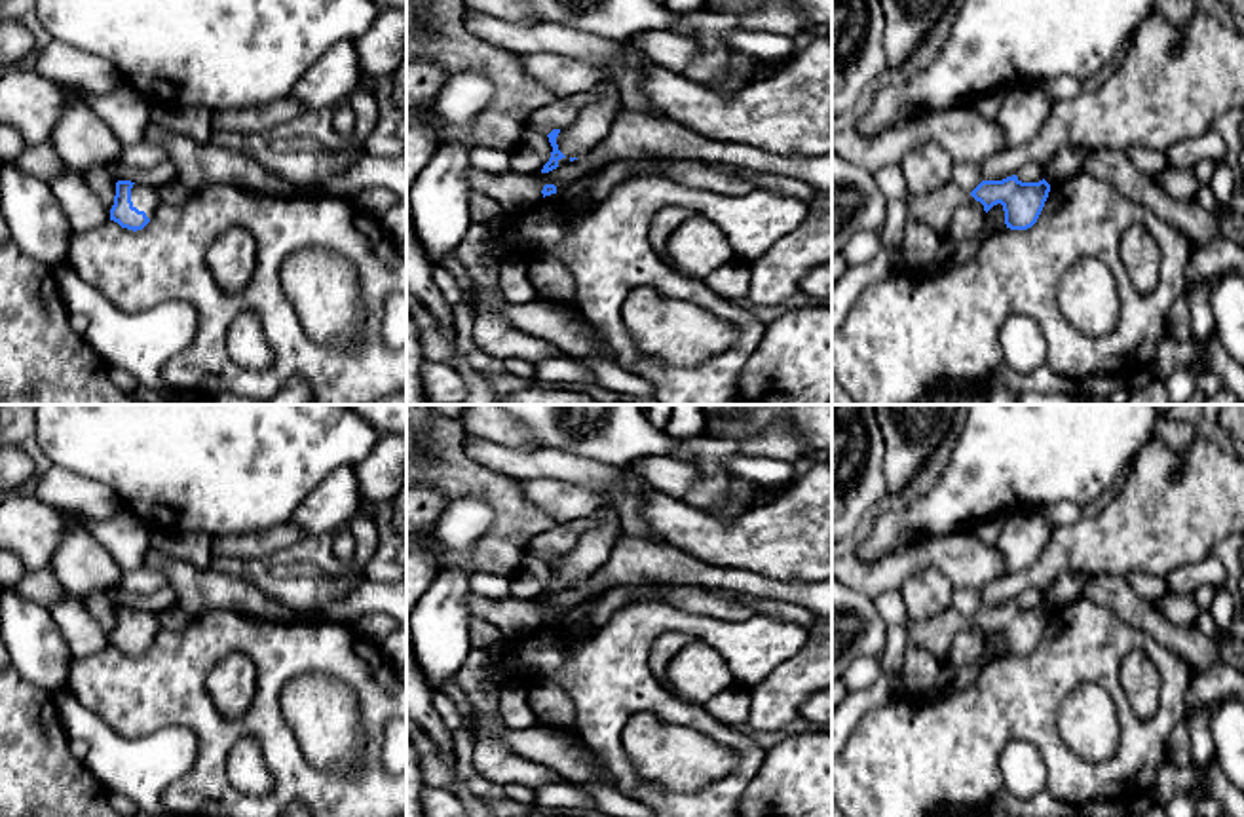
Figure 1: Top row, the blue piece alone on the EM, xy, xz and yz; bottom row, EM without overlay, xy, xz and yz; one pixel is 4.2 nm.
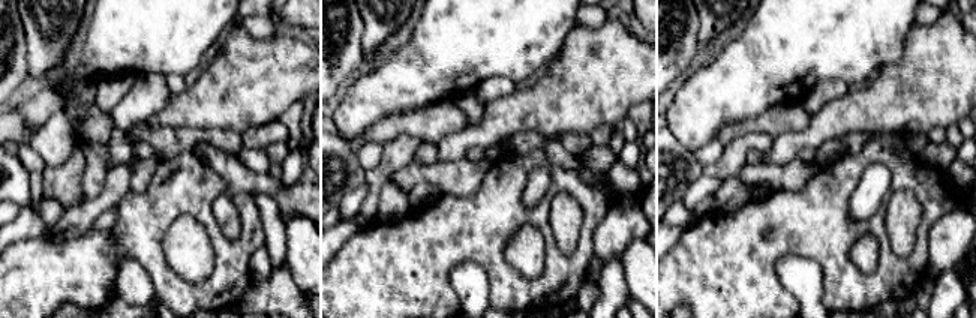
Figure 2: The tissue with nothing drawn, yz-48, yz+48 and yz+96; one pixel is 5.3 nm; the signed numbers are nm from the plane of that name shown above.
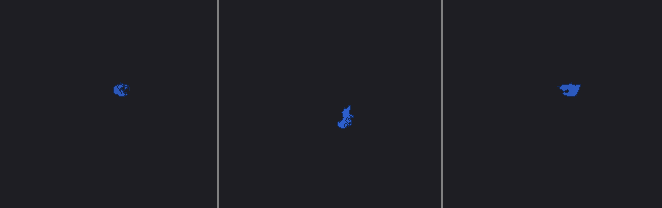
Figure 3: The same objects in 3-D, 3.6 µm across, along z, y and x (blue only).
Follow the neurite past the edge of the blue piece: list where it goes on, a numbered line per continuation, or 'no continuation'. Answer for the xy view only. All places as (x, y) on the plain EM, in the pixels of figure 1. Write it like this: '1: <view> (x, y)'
1: xy (145, 624)

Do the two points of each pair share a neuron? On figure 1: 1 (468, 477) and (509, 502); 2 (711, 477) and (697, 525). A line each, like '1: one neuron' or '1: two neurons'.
1: one neuron
2: two neurons

